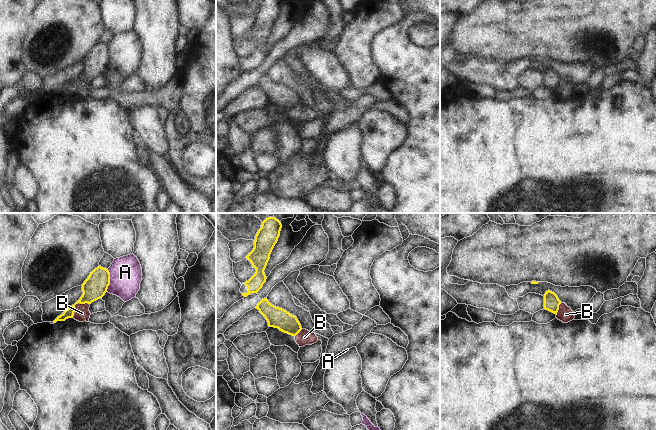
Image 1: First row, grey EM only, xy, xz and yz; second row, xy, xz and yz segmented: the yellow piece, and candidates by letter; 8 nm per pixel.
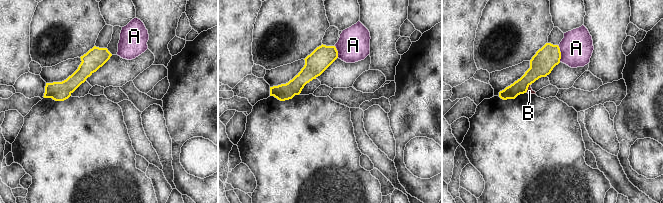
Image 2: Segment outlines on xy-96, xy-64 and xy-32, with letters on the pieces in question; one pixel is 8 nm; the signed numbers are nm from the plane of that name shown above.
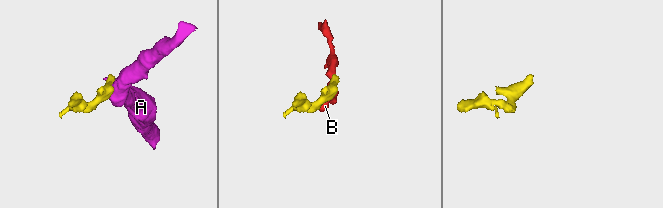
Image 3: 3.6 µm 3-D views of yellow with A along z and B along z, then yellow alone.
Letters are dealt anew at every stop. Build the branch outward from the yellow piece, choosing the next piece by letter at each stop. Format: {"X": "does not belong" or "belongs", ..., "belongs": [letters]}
{"A": "does not belong", "B": "does not belong", "belongs": []}

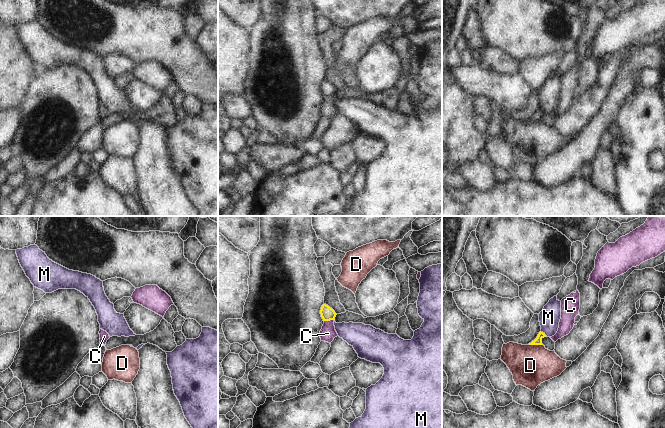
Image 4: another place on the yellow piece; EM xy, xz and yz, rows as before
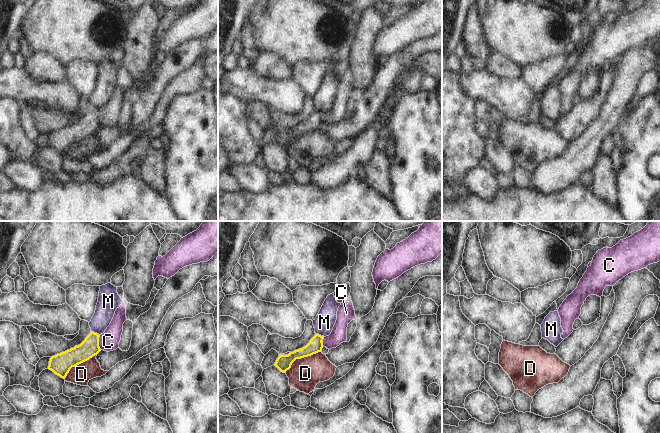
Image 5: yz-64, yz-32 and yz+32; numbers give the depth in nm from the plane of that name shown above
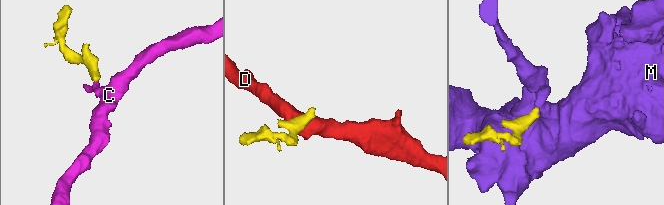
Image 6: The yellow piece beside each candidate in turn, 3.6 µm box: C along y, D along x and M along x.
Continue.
{"C": "belongs", "D": "does not belong", "M": "does not belong", "belongs": ["C"]}

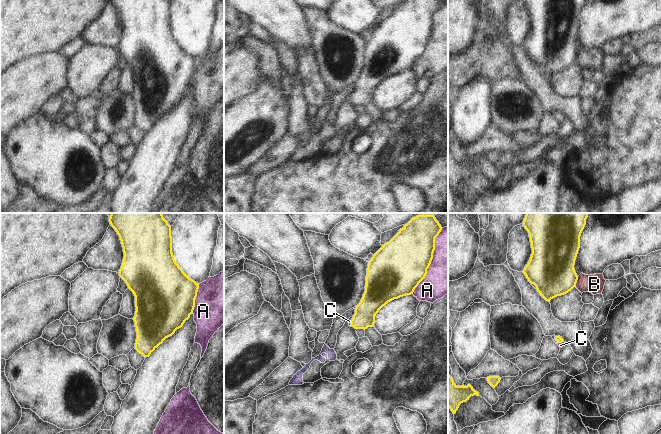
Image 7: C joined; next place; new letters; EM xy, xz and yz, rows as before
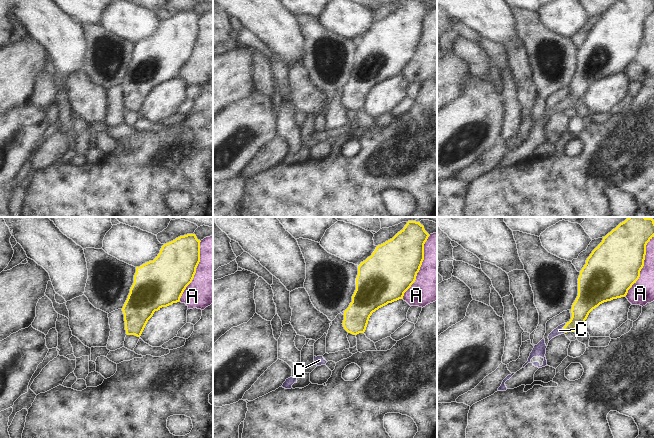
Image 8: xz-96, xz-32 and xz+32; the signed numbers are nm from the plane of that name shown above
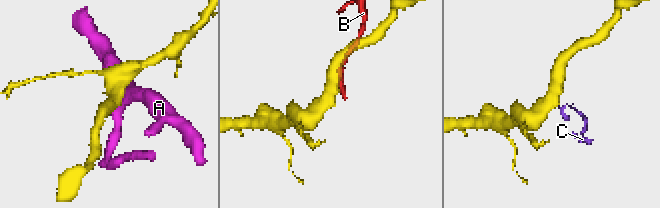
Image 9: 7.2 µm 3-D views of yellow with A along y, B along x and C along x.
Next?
{"A": "does not belong", "B": "does not belong", "C": "belongs", "belongs": ["C"]}

